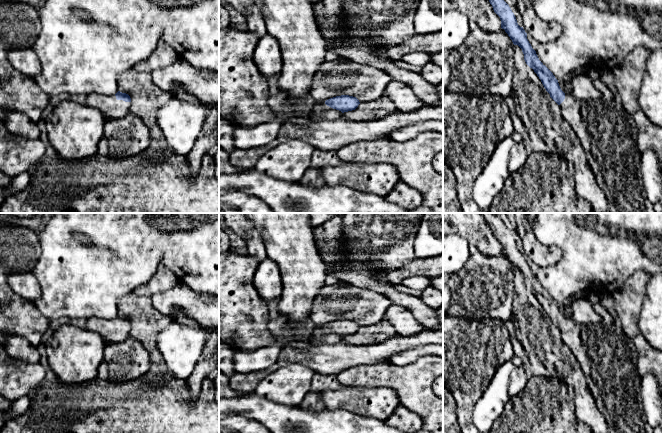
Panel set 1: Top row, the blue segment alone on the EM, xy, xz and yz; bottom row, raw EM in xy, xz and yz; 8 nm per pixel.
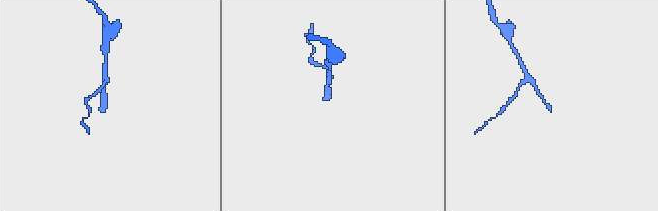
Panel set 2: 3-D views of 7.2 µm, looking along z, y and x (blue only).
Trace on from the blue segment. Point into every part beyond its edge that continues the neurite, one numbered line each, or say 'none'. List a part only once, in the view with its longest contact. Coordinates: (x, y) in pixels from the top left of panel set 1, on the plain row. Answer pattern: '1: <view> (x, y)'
1: xy (111, 332)

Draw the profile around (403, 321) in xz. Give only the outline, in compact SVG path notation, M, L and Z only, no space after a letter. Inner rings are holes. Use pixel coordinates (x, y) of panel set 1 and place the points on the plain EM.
M397 303L389 306L385 313L385 319L392 324L399 336L413 336L425 329L408 308Z

